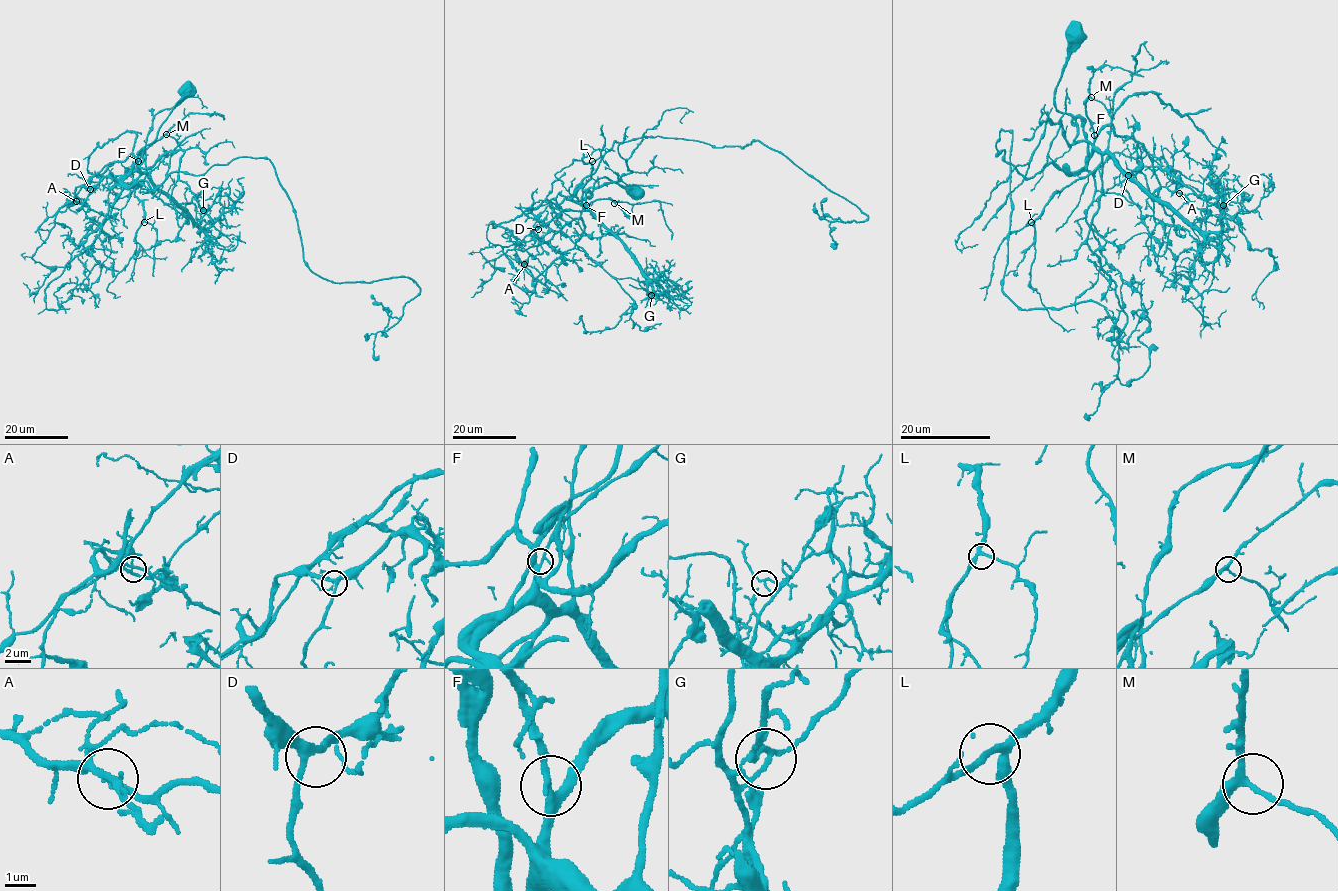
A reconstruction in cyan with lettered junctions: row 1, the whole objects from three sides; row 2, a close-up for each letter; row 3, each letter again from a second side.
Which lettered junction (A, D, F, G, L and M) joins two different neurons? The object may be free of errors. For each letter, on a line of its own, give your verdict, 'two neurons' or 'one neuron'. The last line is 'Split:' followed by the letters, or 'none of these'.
A: one neuron
D: one neuron
F: one neuron
G: two neurons
L: one neuron
M: one neuron
Split: G

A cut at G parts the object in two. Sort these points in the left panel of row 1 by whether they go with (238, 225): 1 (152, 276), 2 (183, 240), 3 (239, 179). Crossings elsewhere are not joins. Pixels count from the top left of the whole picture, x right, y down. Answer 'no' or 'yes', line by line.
1: yes
2: no
3: yes

